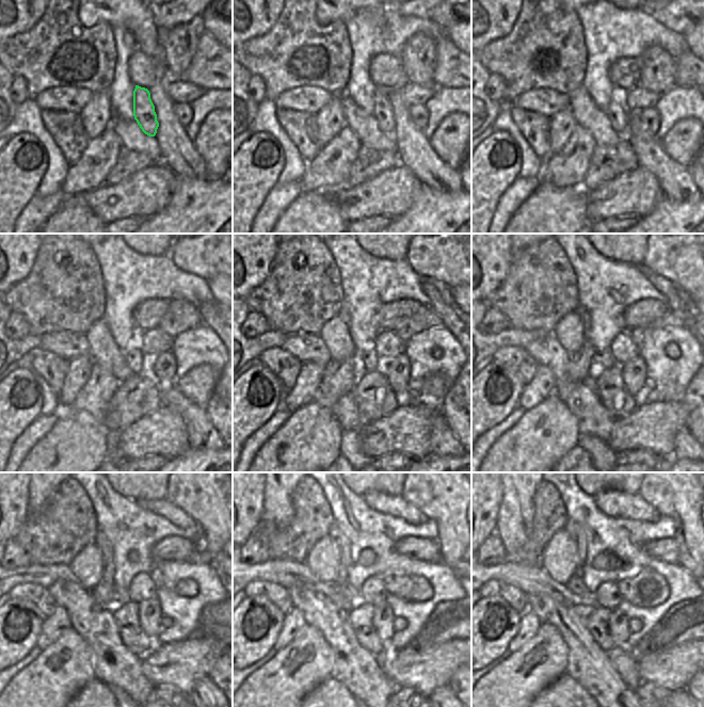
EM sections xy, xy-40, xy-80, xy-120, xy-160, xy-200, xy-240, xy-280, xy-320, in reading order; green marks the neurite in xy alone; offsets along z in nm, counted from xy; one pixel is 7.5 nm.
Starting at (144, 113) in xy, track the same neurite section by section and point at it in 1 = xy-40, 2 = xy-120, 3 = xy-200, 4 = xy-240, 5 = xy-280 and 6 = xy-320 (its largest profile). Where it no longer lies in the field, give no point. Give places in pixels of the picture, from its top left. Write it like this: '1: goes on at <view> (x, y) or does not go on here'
1: goes on at xy-40 (383, 112)
2: goes on at xy-120 (138, 363)
3: goes on at xy-200 (602, 358)
4: goes on at xy-240 (121, 596)
5: goes on at xy-280 (350, 594)
6: goes on at xy-320 (576, 585)

